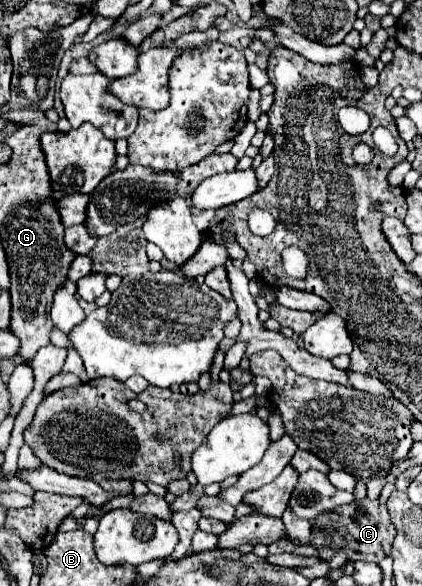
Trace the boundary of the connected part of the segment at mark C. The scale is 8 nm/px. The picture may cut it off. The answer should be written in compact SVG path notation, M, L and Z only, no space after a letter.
M369 498L355 500L347 506L339 506L339 510L333 510L333 512L319 516L319 520L315 520L315 524L337 526L337 532L333 538L323 538L319 534L311 534L311 542L315 546L331 546L335 550L339 550L343 546L347 550L349 560L353 560L353 562L357 562L357 560L381 562L381 558L391 552L391 544L395 538L395 526L389 520L387 508L383 504L379 504L377 500L369 500Z

